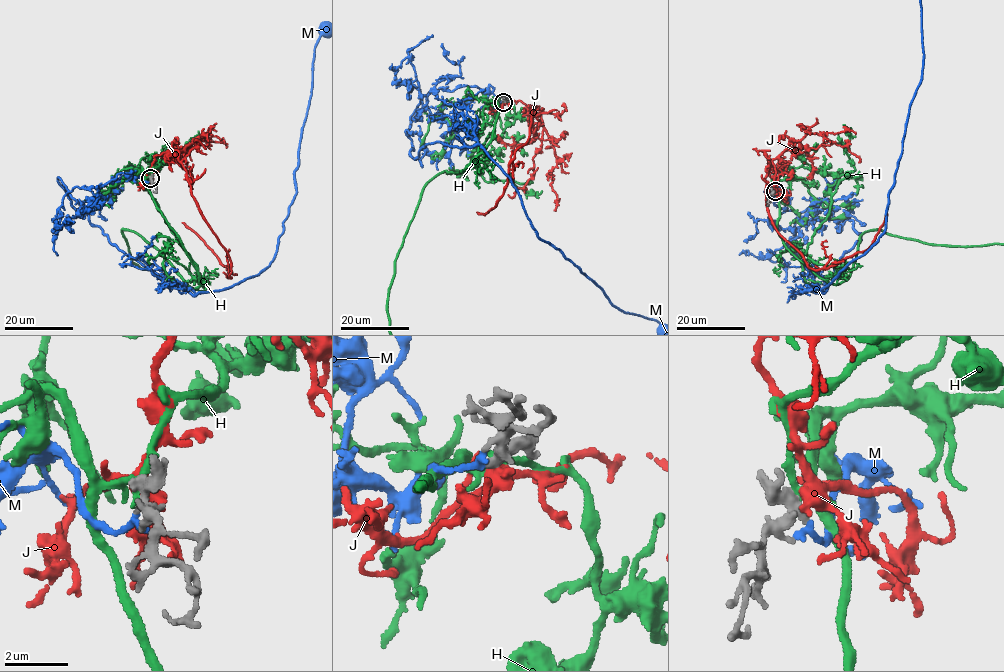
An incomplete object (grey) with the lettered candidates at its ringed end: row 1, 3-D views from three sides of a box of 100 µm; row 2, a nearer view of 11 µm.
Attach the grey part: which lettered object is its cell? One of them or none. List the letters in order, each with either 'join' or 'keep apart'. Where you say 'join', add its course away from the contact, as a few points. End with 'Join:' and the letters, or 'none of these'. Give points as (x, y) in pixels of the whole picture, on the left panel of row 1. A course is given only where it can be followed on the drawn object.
H: keep apart
J: join; it runs (151, 178), (156, 155), (173, 155), (176, 150), (199, 211), (225, 247), (231, 278), (216, 255), (182, 222)
M: keep apart
Join: J

